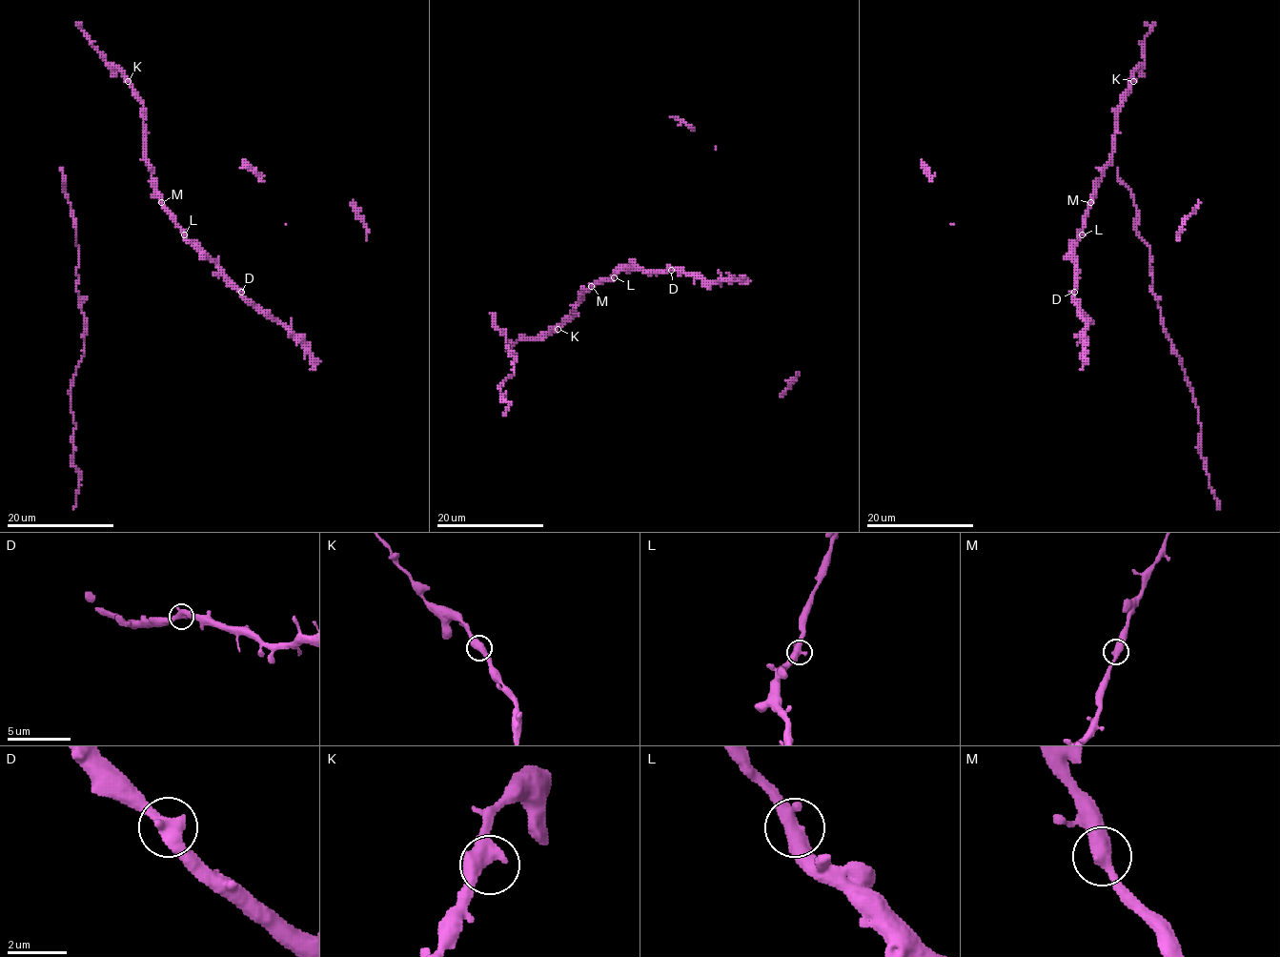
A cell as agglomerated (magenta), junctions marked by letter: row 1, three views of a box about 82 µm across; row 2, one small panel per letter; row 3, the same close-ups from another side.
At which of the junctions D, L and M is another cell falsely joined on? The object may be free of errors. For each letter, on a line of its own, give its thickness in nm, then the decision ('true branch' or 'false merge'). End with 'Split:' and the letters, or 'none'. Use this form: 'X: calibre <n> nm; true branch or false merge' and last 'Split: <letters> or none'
D: calibre 460 nm; true branch
L: calibre 500 nm; true branch
M: calibre 440 nm; true branch
Split: none

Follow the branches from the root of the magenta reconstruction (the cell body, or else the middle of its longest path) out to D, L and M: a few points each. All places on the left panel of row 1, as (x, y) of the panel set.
D: (140, 159), (150, 166), (151, 180), (163, 209), (181, 233), (210, 257), (241, 292)
L: (140, 159), (150, 166), (151, 180), (163, 209), (184, 234)
M: (140, 159), (150, 166), (151, 180), (161, 202)

